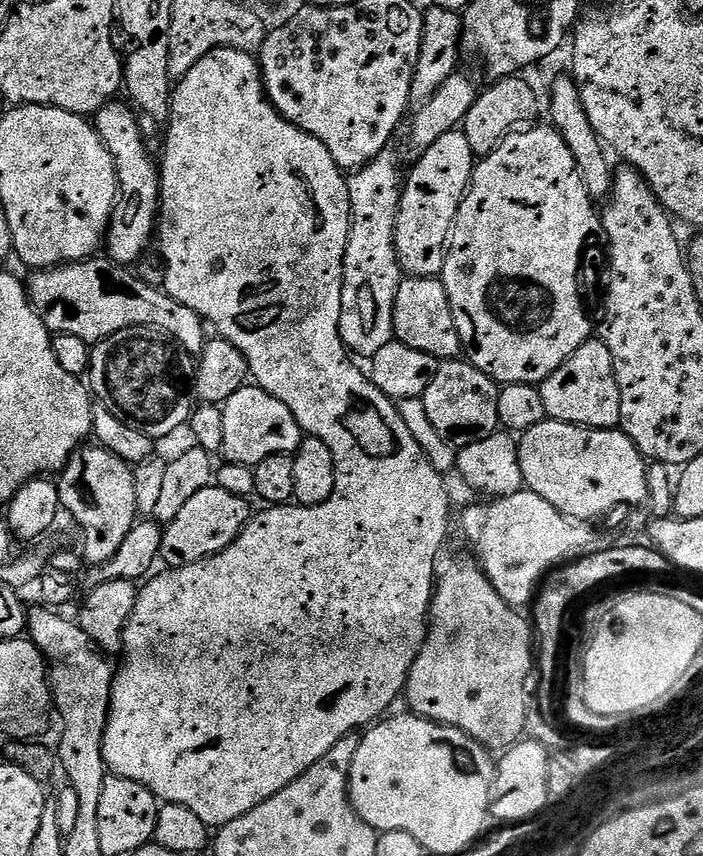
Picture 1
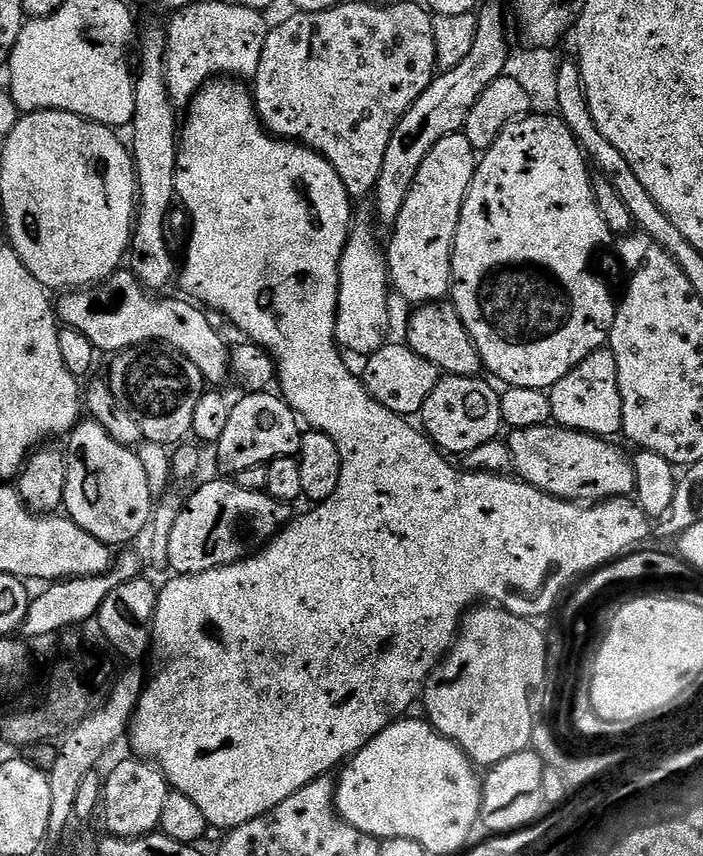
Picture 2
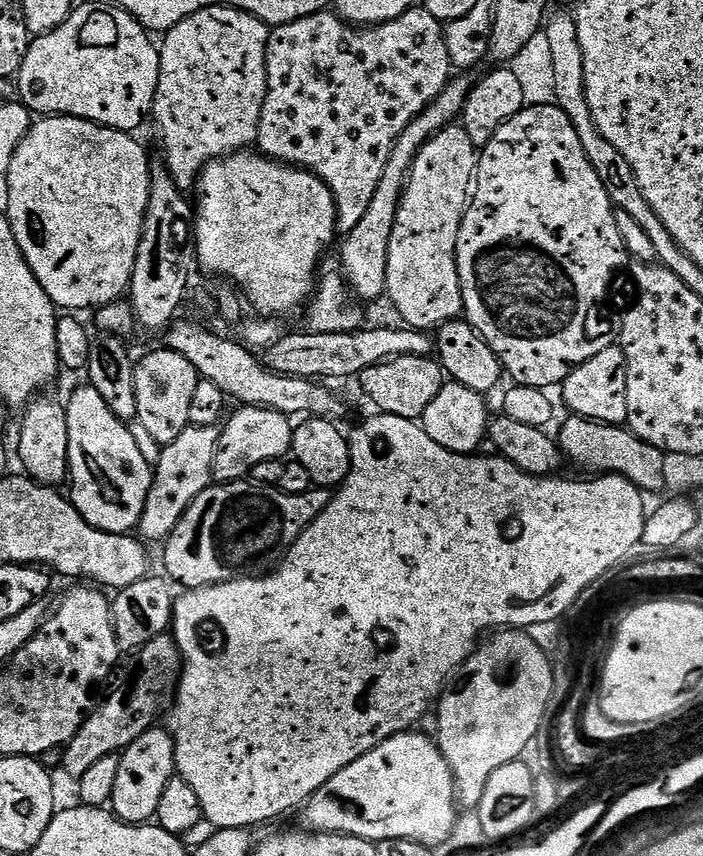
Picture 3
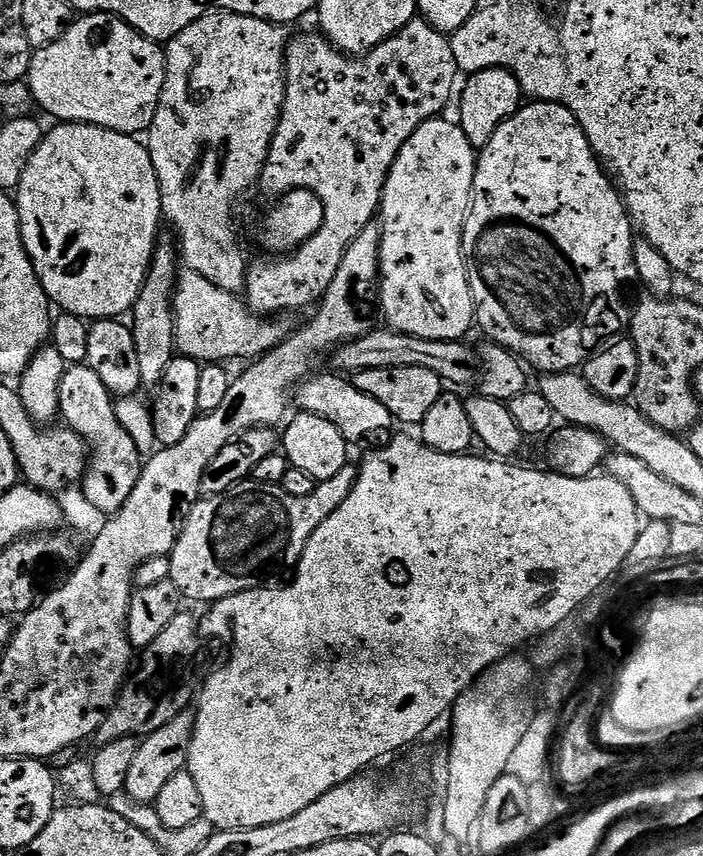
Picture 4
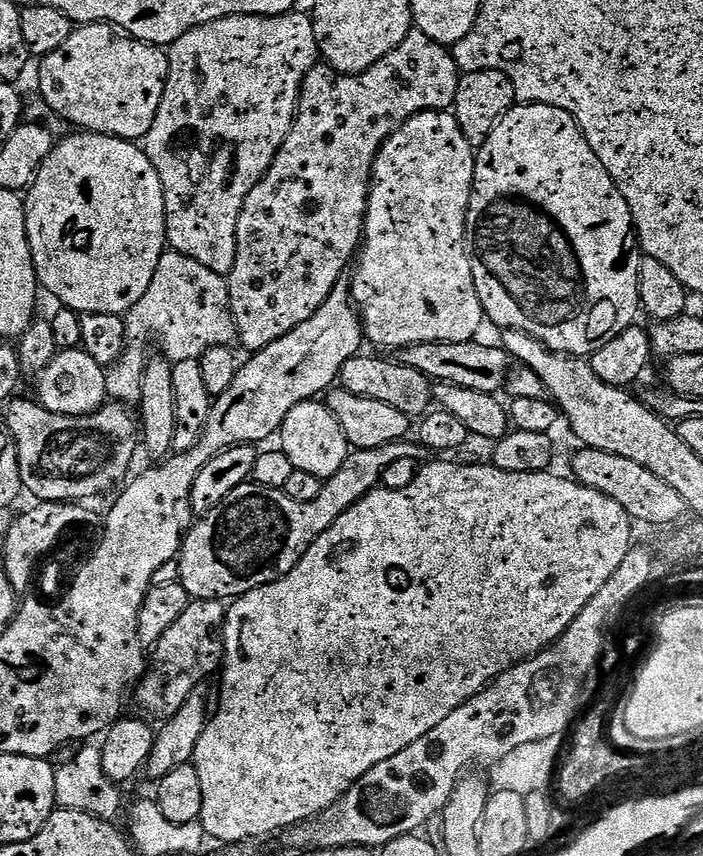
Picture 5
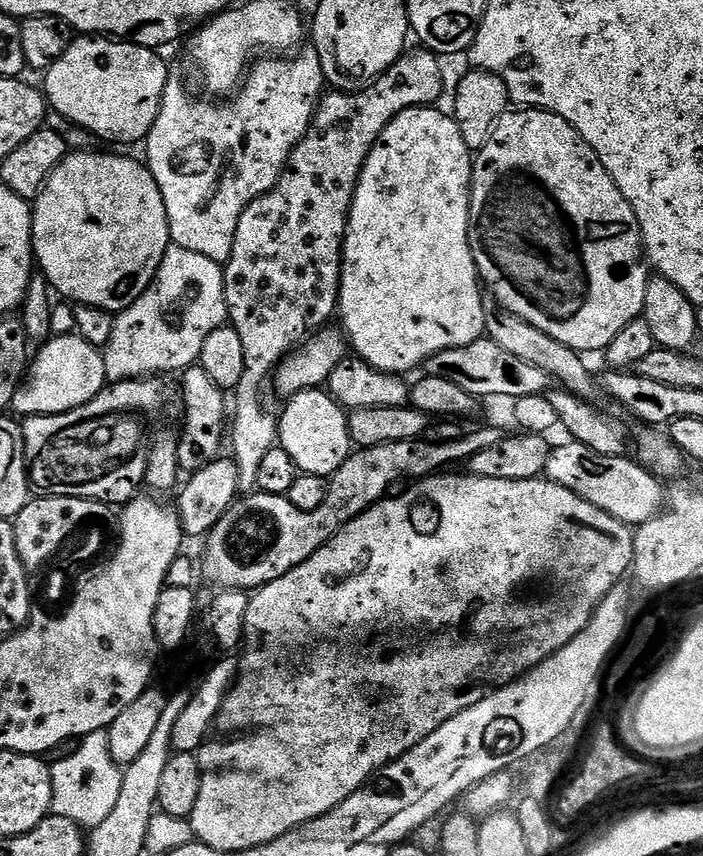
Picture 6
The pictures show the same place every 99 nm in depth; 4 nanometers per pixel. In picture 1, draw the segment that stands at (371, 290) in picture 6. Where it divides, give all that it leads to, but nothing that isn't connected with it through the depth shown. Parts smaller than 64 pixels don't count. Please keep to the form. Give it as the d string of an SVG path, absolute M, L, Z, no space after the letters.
M463 131L442 134L426 154L415 161L412 173L407 173L400 193L400 209L396 219L396 257L408 276L439 277L444 271L452 227L462 206L468 186L472 182L472 169L478 158L470 150Z

